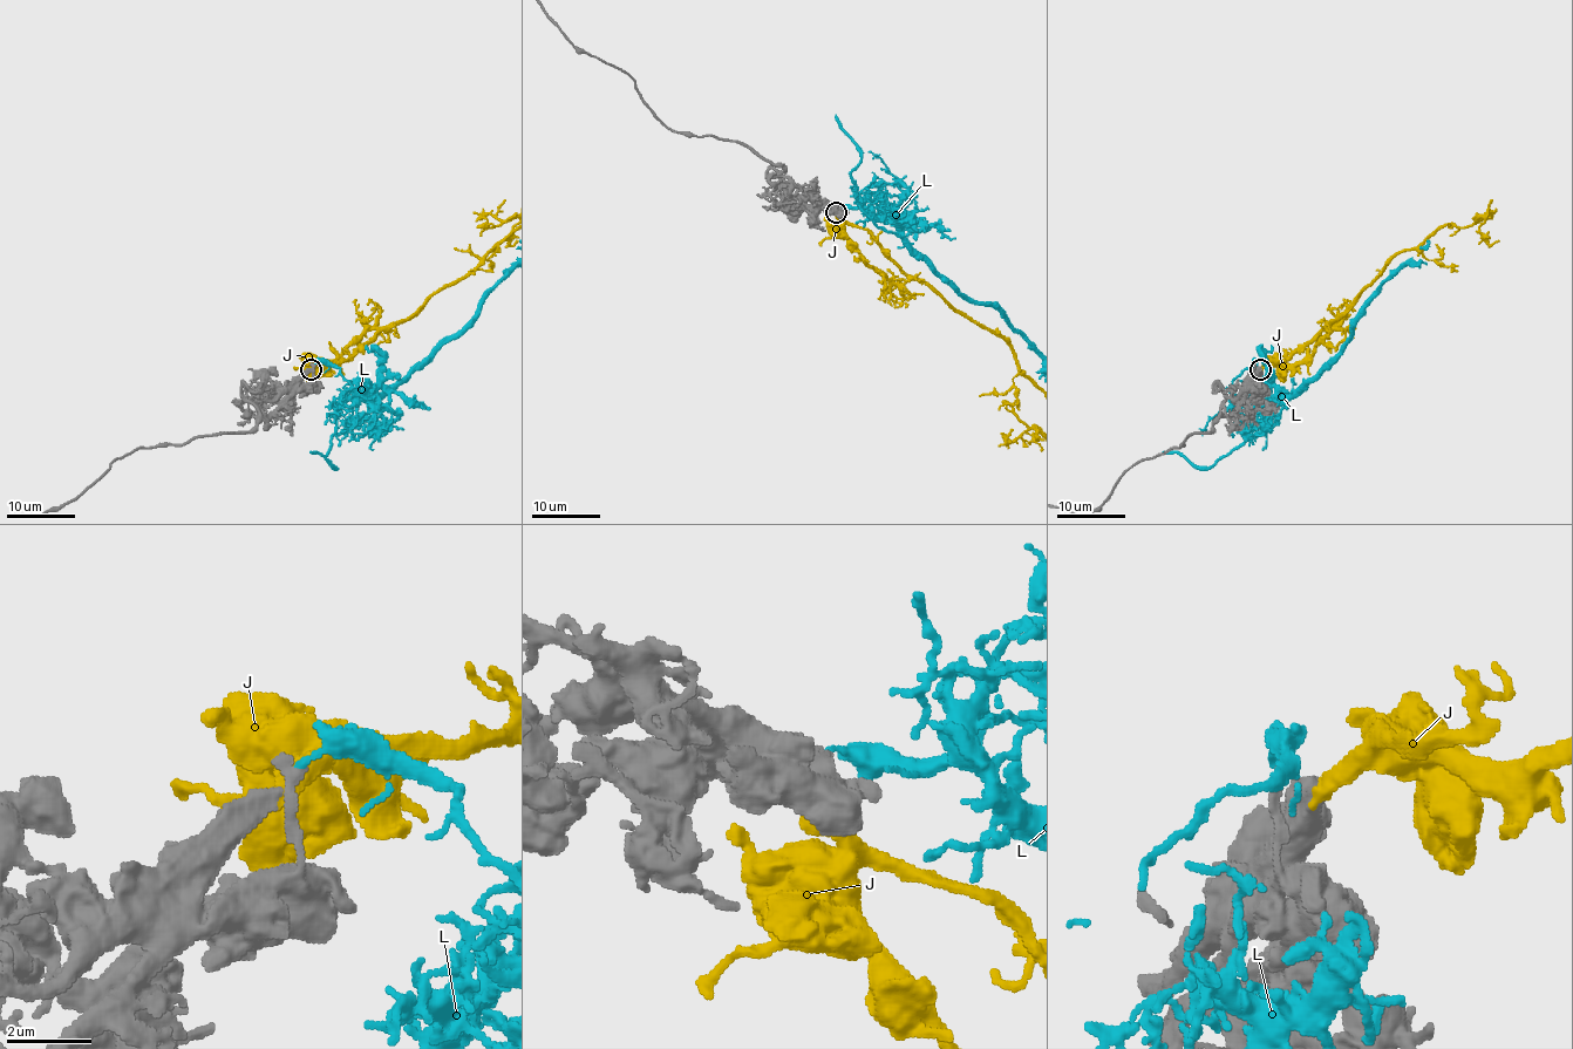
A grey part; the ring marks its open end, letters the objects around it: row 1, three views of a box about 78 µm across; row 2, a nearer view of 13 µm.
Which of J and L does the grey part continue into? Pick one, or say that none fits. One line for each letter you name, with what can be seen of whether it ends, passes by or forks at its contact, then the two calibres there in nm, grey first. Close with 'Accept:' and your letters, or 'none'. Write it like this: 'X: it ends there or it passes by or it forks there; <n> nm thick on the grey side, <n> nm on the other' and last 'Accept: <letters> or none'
J: it ends there; 480 nm thick on the grey side, 440 nm on the other
Accept: J

